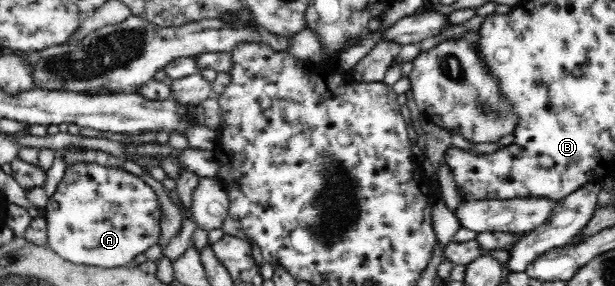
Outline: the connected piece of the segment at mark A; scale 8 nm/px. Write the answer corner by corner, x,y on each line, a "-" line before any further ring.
74,164
67,168
45,212
47,245
70,263
124,267
152,244
158,244
161,209
156,193
127,171
98,164

